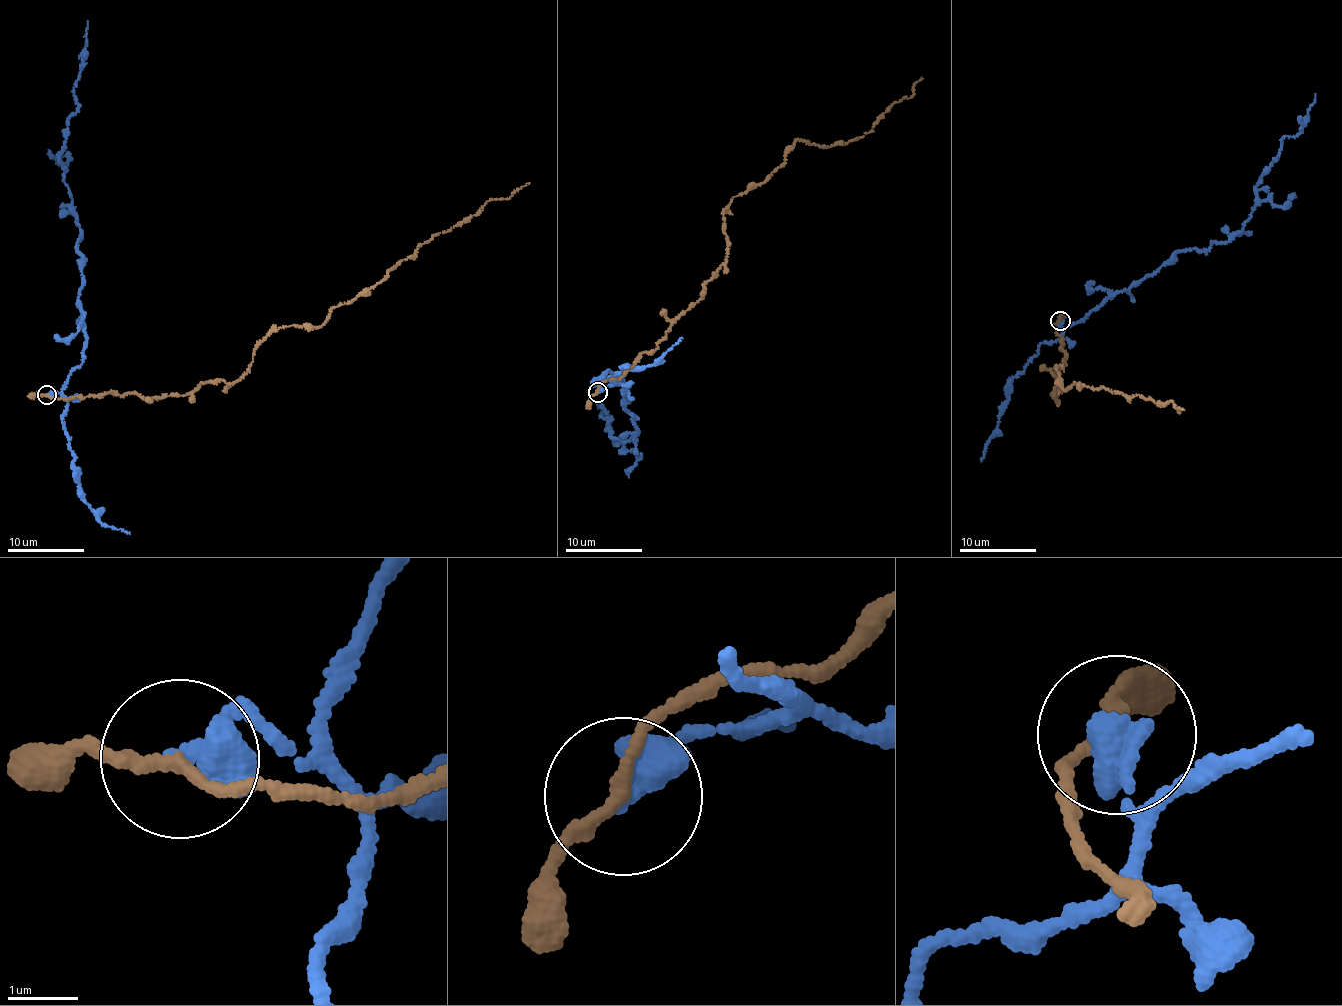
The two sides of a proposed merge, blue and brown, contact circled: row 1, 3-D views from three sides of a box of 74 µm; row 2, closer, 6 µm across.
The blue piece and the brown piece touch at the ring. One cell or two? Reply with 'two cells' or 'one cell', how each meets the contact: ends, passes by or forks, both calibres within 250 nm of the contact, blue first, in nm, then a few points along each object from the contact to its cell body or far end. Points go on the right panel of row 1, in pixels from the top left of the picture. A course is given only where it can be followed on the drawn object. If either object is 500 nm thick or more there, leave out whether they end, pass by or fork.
two cells; calibres 550 and 160 nm; course blue (1060, 320), (1069, 327), (1177, 253), (1242, 231), (1256, 183), (1278, 155), (1280, 139), (1300, 132), (1315, 94); course brown (1060, 320), (1066, 354), (1053, 397), (1056, 367), (1065, 391), (1084, 385), (1184, 410)

